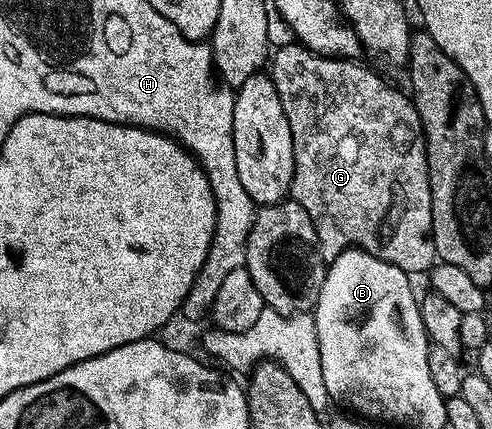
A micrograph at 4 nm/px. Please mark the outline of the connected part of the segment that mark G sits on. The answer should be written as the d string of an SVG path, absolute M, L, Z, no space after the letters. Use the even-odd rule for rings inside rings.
M295 41L277 48L268 63L268 74L274 80L276 93L282 102L284 117L288 117L288 129L292 133L292 149L294 150L294 176L290 186L293 202L298 203L308 213L312 225L316 229L318 248L322 250L322 258L329 261L335 259L341 251L361 249L376 257L388 260L402 271L429 272L436 262L434 254L434 238L432 237L432 193L428 177L428 161L426 160L426 138L422 135L422 122L419 121L411 96L405 90L397 91L389 87L376 72L373 66L365 67L362 63L354 63L350 57L335 57L333 55L318 55L309 51L301 43Z

